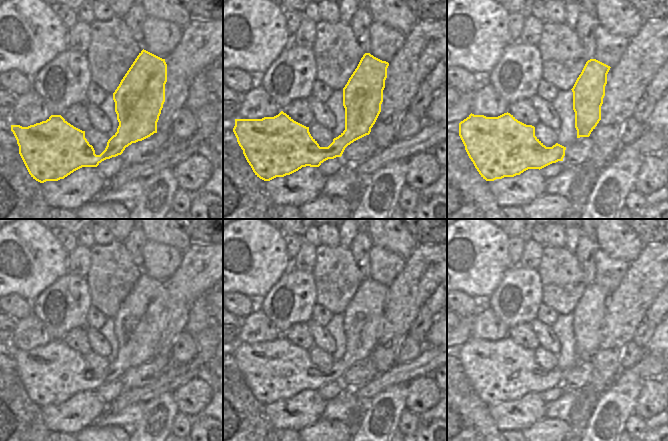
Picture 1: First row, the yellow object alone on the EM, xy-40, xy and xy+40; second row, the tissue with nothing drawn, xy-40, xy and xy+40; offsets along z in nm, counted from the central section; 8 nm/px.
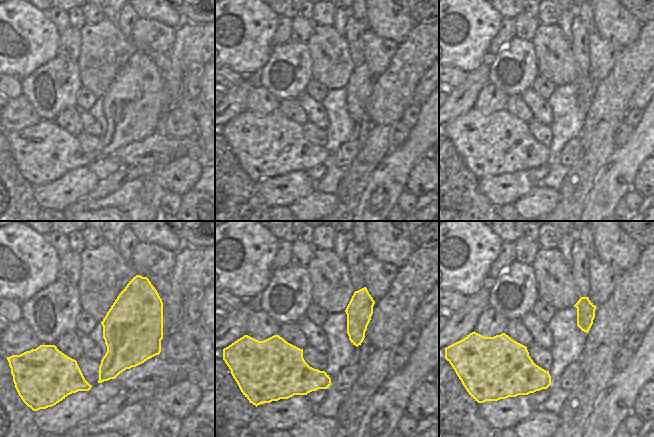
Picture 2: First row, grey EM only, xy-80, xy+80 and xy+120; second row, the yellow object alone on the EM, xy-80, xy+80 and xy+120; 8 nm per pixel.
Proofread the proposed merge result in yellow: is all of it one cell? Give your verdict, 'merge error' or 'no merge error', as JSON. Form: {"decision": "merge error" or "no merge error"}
{"decision": "no merge error"}

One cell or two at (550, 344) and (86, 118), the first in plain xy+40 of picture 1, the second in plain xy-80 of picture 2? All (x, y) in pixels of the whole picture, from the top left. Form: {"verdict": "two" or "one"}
{"verdict": "one"}

